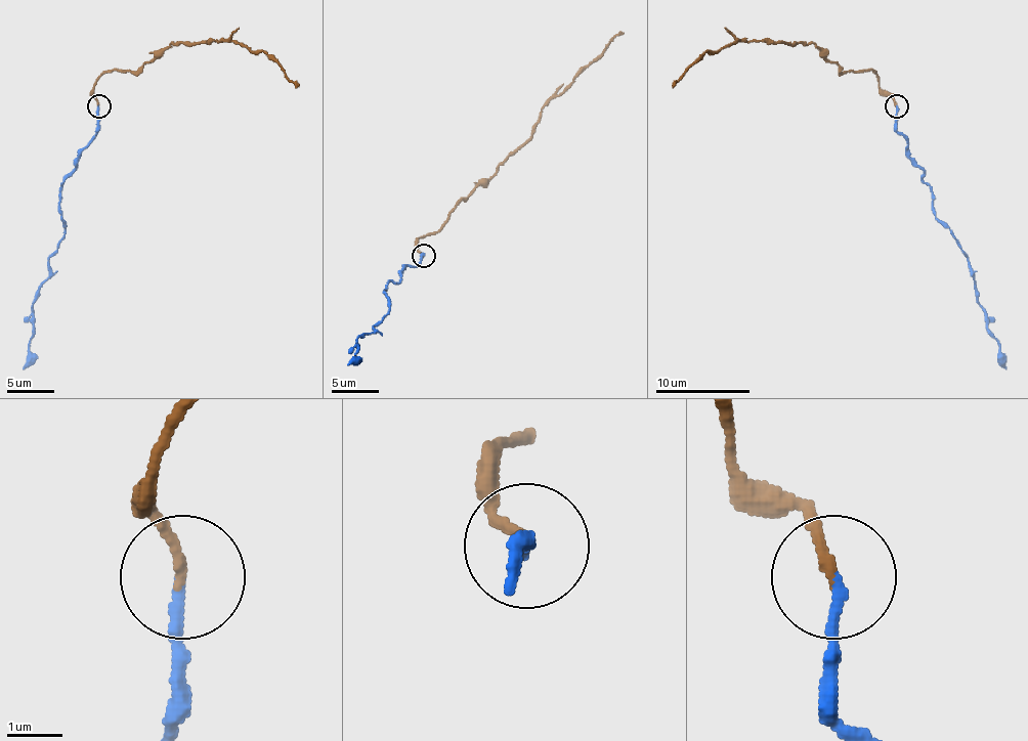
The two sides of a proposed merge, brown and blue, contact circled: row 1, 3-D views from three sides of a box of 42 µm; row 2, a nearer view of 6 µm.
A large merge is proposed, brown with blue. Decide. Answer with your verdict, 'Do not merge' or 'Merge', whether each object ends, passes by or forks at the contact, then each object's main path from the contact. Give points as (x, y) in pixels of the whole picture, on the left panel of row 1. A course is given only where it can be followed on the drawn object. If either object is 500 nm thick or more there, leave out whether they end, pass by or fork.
Merge. At the ring brown ends. At the ring blue ends. Course of brown: (97, 106), (93, 88), (102, 74), (135, 72), (171, 43), (237, 41), (263, 50), (296, 88). Course of blue: (97, 106), (97, 133), (60, 189), (65, 236), (48, 260), (48, 278), (32, 305), (30, 361), (23, 368)

